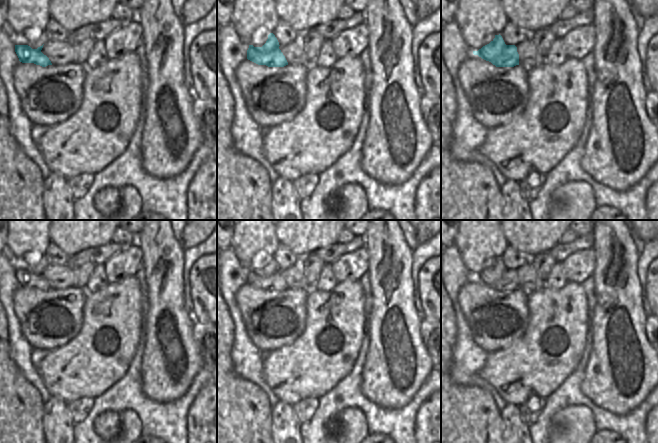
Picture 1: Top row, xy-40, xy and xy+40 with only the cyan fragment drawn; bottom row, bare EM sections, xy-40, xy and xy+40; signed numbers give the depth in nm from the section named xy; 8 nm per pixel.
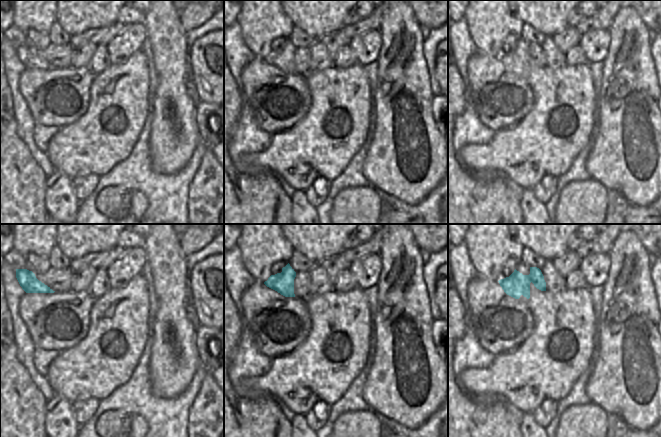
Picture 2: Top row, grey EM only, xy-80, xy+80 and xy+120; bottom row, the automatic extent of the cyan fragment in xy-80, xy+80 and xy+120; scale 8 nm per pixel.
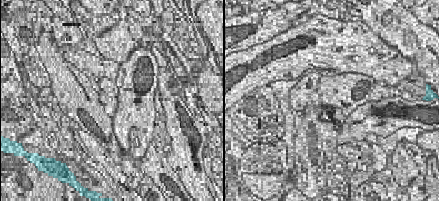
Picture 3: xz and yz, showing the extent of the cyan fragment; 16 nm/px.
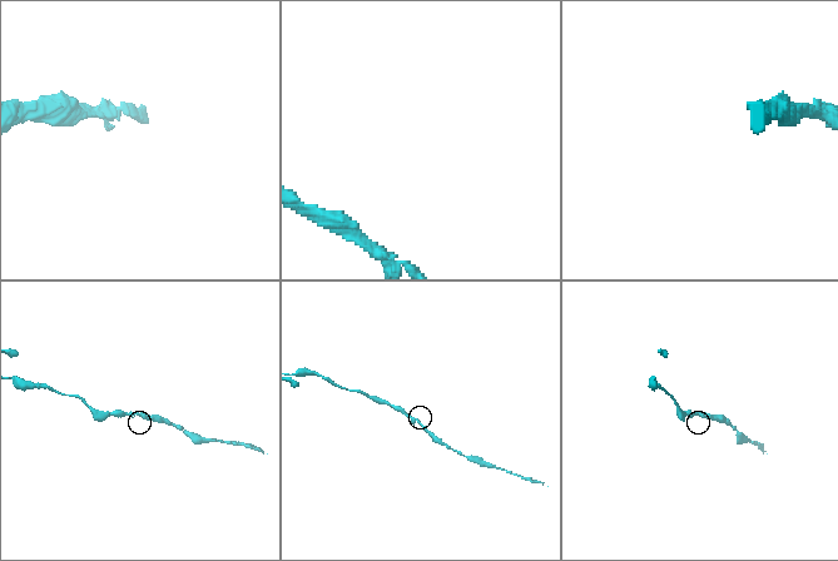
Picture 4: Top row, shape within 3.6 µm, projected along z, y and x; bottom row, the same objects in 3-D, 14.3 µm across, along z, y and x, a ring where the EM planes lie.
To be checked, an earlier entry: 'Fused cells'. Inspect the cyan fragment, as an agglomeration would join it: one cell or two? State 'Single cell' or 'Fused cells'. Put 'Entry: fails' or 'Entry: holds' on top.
Entry: fails
Single cell.

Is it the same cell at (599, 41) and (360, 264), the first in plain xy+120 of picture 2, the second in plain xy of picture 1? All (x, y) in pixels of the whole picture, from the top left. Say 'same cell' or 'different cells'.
same cell

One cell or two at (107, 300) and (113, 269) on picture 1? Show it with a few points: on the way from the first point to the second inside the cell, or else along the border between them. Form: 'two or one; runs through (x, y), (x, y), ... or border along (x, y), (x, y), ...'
two; border along (132, 276), (109, 285)

